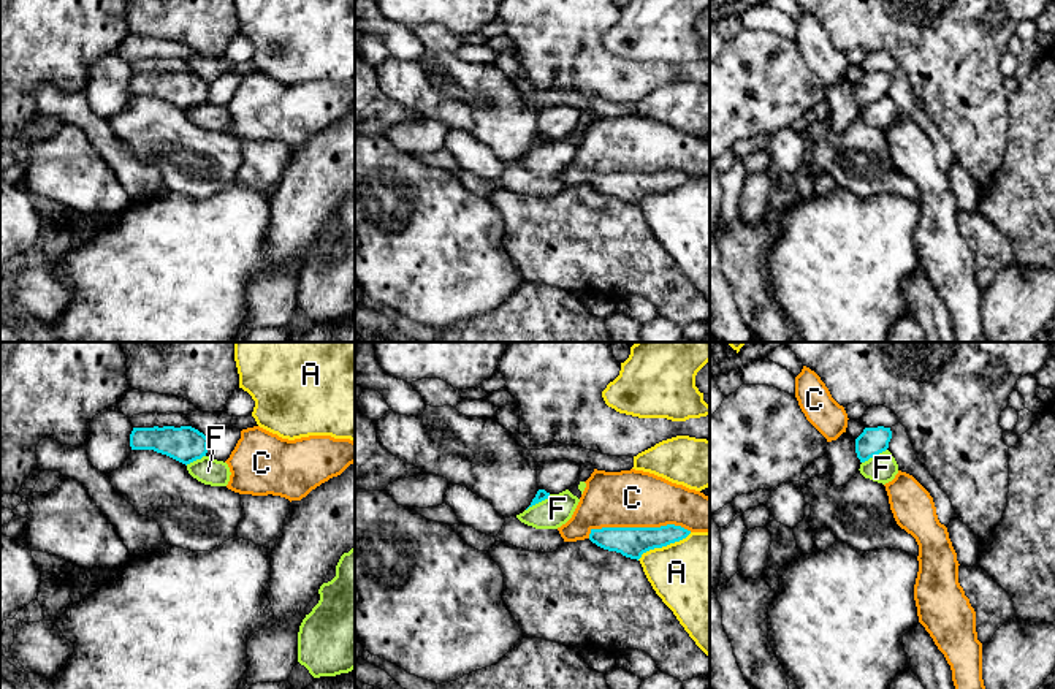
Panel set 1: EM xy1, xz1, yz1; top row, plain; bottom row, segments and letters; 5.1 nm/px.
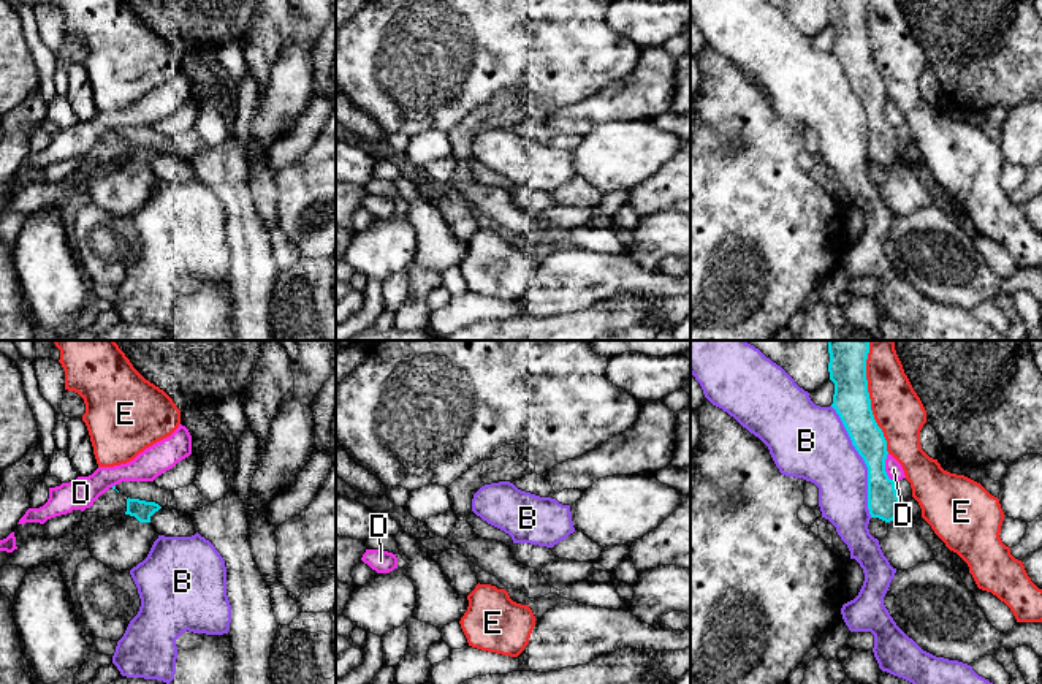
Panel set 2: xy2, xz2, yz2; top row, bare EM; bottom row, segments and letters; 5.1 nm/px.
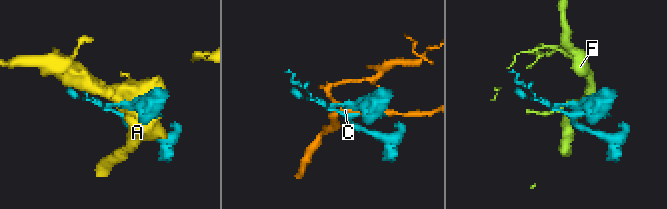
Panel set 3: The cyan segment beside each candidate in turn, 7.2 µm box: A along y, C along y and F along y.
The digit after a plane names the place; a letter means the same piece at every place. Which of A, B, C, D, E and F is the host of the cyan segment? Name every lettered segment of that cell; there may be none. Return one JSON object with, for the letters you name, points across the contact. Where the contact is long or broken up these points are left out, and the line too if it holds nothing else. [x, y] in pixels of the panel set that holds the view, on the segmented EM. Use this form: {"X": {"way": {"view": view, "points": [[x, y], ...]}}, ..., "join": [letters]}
{"join": []}

